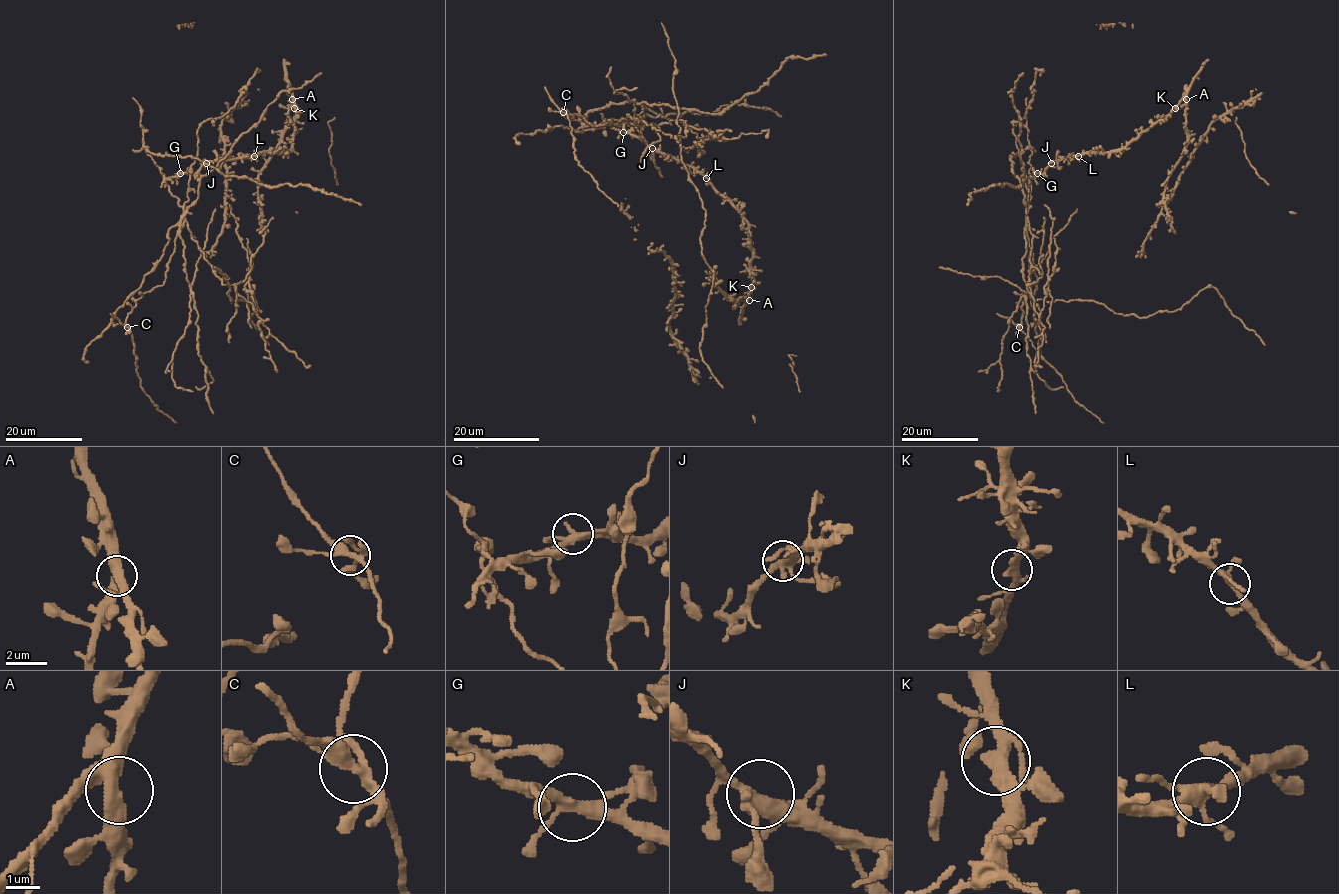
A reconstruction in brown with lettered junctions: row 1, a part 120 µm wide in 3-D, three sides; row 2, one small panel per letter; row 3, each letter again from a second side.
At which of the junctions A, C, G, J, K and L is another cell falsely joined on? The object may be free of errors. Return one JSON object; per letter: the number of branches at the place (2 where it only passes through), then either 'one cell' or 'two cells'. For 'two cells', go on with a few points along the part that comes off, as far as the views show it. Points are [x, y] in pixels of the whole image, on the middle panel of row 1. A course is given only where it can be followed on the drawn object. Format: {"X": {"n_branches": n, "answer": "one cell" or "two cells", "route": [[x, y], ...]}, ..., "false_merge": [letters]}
{"A": {"n_branches": 3, "answer": "one cell"}, "C": {"n_branches": 5, "answer": "two cells", "route": [[563, 111], [593, 125], [626, 120], [586, 127], [589, 111], [610, 104], [719, 114], [790, 57], [826, 54]]}, "G": {"n_branches": 3, "answer": "one cell"}, "J": {"n_branches": 4, "answer": "one cell"}, "K": {"n_branches": 3, "answer": "one cell"}, "L": {"n_branches": 5, "answer": "one cell"}, "false_merge": ["C"]}

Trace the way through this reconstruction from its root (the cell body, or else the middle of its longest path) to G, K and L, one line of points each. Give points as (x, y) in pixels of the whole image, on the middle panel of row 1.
G: (652, 150), (639, 138), (623, 132)
K: (652, 150), (671, 154), (694, 166), (746, 221), (748, 244), (752, 251), (751, 287)
L: (652, 150), (671, 154), (694, 166), (706, 178)

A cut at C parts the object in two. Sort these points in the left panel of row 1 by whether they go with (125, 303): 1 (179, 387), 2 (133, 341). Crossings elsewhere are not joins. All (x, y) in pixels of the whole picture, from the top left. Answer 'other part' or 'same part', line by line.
1: same part
2: other part

